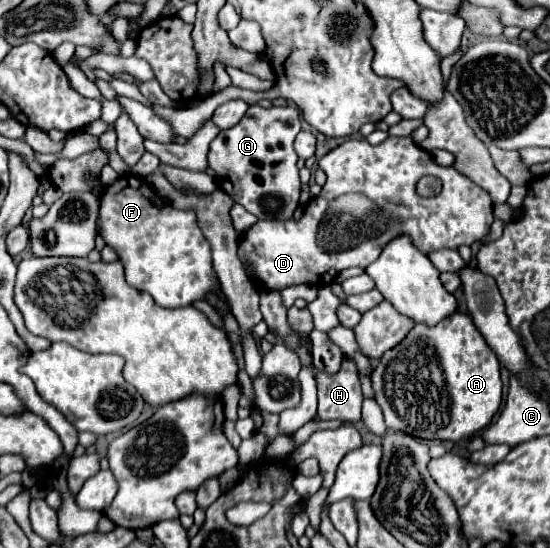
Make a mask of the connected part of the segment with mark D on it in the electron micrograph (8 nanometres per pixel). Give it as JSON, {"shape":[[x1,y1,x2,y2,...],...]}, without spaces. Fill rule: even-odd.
{"shape":[[388,137,380,145,370,145,366,139,350,139,324,155,318,161,318,167,328,179,322,187,322,193,306,205,300,221,256,221,240,241,238,255,244,263,248,261,252,265,254,275,264,289,280,291,298,283,308,283,314,287,330,285,342,269,366,269,380,257,382,249,400,235,408,235,414,247,424,255,430,255,438,249,458,249,460,245,470,247,488,233,494,221,494,203,490,195,474,185,468,177,460,175,456,169,436,165,434,157,418,147,410,137],[422,175,434,175,442,179,442,191,436,197,424,199,416,195,416,183]]}

